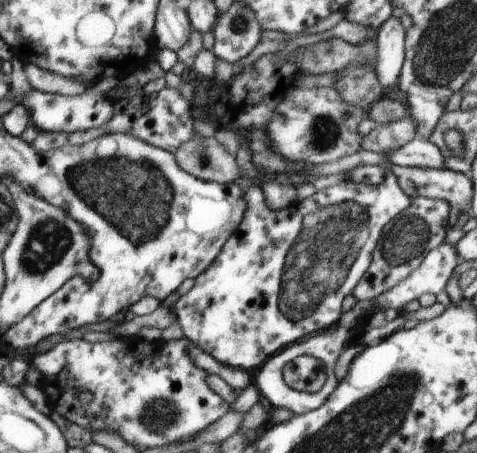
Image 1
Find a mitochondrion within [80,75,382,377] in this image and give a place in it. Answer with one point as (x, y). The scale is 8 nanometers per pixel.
(317, 261)

